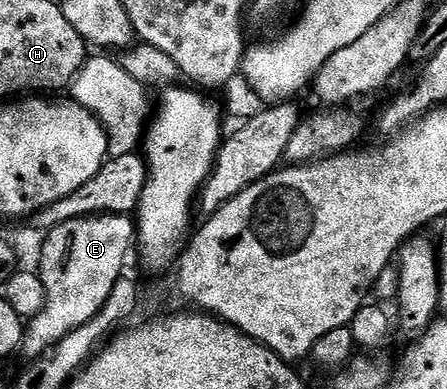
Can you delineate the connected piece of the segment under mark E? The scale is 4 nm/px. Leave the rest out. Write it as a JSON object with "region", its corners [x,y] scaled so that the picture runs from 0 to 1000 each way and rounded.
{"region":[[[226,553],[190,563],[145,568],[145,578],[128,578],[116,594],[103,596],[96,625],[96,648],[87,656],[83,704],[101,733],[101,784],[92,805],[83,805],[58,833],[47,884],[49,910],[63,913],[63,925],[76,928],[98,913],[114,895],[130,887],[136,874],[163,846],[190,835],[244,774],[244,753],[253,753],[253,733],[277,715],[275,684],[284,676],[284,653],[293,645],[293,625],[304,622],[306,584],[280,553]]]}

